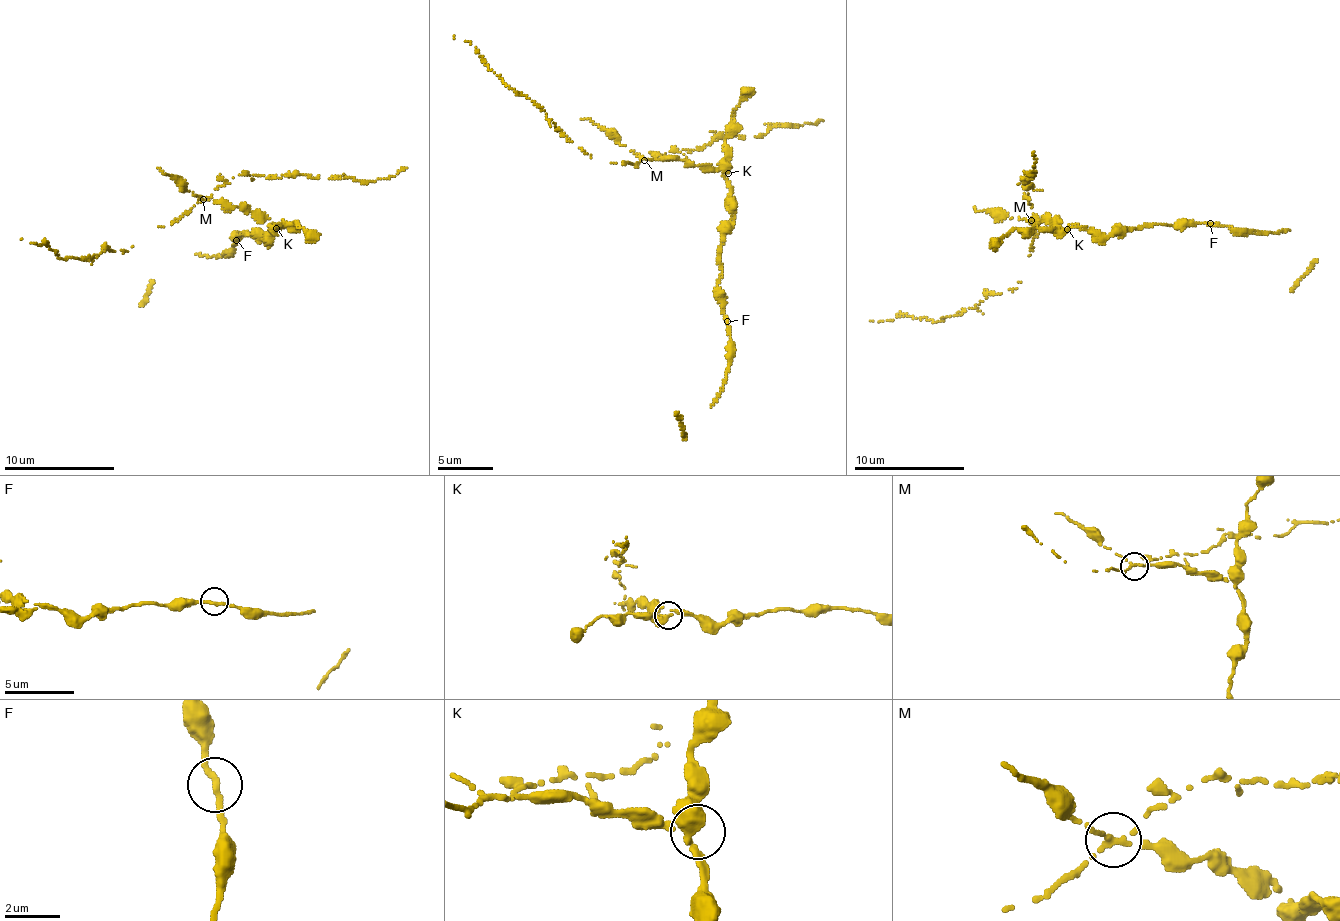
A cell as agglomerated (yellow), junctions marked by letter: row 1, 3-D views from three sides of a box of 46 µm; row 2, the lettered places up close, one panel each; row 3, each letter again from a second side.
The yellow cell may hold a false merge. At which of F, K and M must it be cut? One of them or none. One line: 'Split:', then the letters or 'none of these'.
Split: M

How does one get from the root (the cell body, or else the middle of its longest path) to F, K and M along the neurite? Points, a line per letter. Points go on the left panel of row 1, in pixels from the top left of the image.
F: (257, 212), (267, 216), (274, 227), (267, 240), (247, 233), (237, 234), (236, 240)
K: (257, 212), (267, 216), (272, 227), (276, 228)
M: (257, 212), (222, 206), (211, 197), (203, 200)

